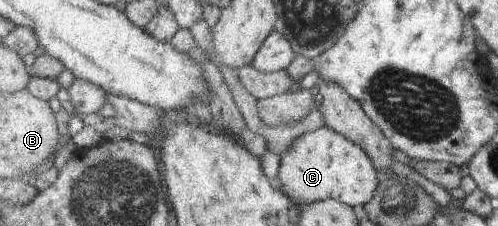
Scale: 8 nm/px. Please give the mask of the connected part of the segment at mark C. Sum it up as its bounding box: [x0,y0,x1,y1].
[276,125,384,207]

